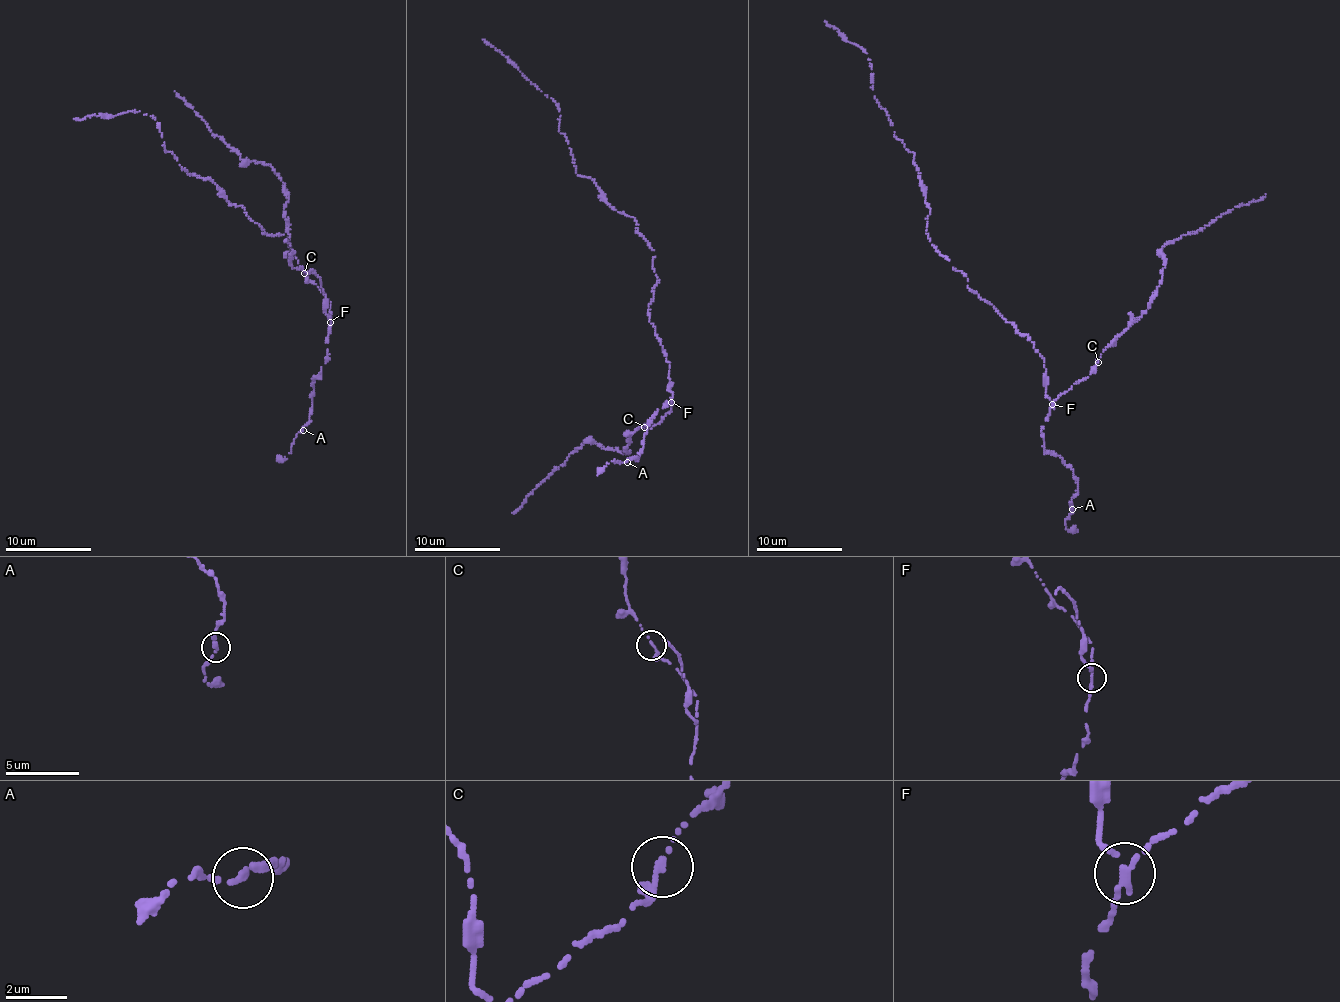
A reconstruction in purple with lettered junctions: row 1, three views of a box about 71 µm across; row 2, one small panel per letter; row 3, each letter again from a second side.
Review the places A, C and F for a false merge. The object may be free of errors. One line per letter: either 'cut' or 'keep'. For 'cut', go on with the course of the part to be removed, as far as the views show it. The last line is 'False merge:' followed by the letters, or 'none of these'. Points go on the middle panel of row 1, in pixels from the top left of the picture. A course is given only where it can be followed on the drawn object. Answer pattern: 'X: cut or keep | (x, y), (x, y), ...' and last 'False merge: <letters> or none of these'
A: keep
C: keep
F: cut | (672, 401), (648, 312), (654, 250), (633, 217), (576, 173), (558, 106), (482, 39)
False merge: F

